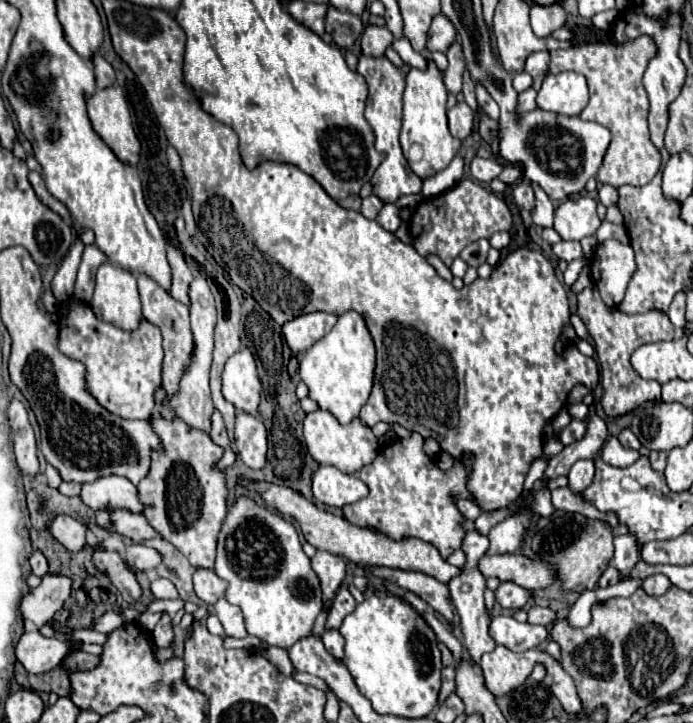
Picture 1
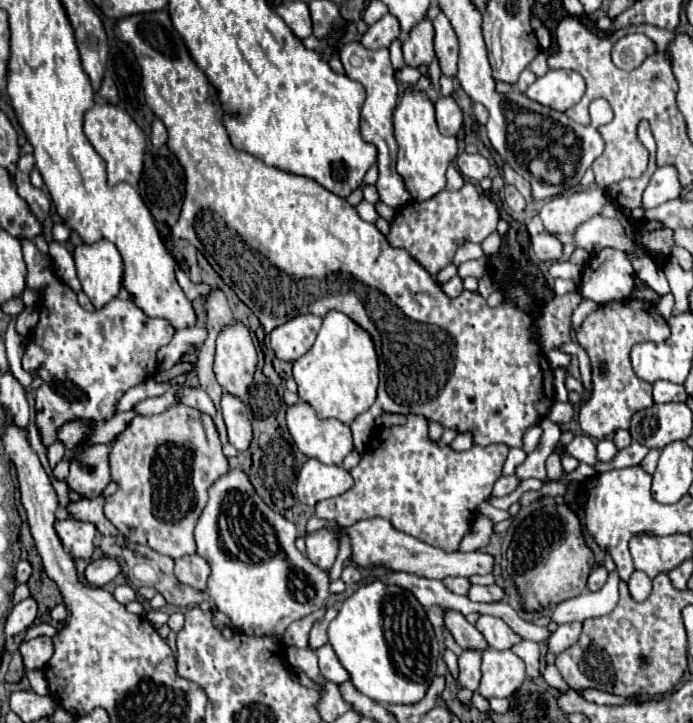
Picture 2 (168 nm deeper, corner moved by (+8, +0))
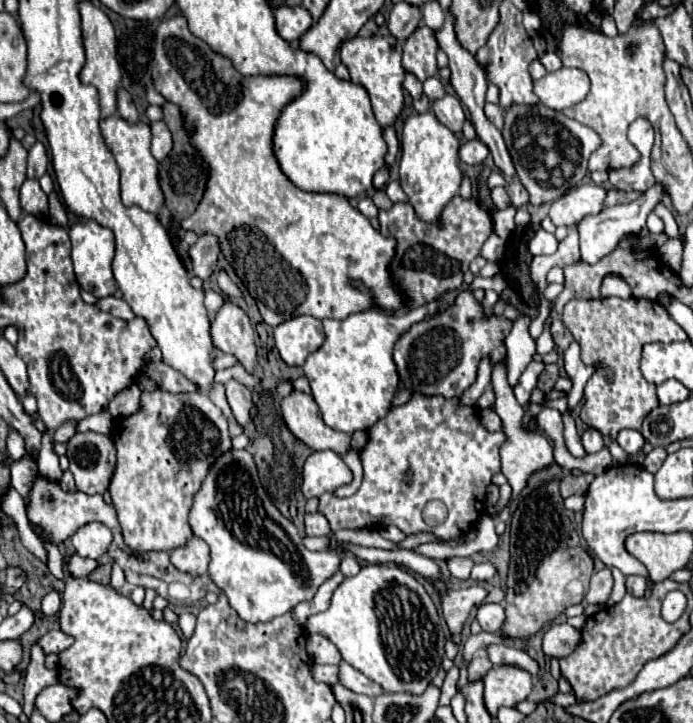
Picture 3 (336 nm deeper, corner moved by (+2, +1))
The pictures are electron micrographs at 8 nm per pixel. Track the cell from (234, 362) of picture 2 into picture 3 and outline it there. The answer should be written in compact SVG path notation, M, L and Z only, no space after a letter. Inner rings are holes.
M231 302L223 304L215 322L211 324L211 338L221 352L235 356L237 362L249 374L255 372L257 364L255 330L251 326L251 320L239 306Z

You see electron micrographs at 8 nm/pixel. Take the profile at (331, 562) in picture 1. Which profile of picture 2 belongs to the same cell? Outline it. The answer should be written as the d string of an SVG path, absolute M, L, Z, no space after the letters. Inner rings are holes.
M319 529L305 535L307 557L321 569L331 569L337 557L337 539L329 529Z

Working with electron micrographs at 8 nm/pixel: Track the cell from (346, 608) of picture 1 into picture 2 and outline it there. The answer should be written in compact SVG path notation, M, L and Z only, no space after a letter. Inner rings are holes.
M329 607L327 613L313 625L313 629L309 633L309 649L311 651L317 651L319 647L327 645L327 625L335 615L337 615L337 611L333 607Z

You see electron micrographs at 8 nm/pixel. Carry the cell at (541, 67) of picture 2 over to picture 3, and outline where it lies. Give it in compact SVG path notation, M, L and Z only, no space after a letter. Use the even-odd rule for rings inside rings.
M543 52L543 54L539 56L539 60L541 60L541 64L545 66L547 72L555 72L555 70L559 70L559 68L563 66L561 60L559 60L559 56L557 56L555 52Z

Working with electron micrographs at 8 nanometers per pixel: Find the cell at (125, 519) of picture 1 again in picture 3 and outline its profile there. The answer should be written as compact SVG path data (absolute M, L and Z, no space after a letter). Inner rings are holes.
M37 478L31 490L31 506L27 510L27 516L33 524L39 524L47 534L51 534L53 544L61 544L63 540L71 538L77 528L89 524L89 522L101 522L107 528L117 528L117 514L111 504L103 500L101 494L89 496L85 492L63 492L57 482L49 482L47 478ZM51 498L51 500L49 500Z

